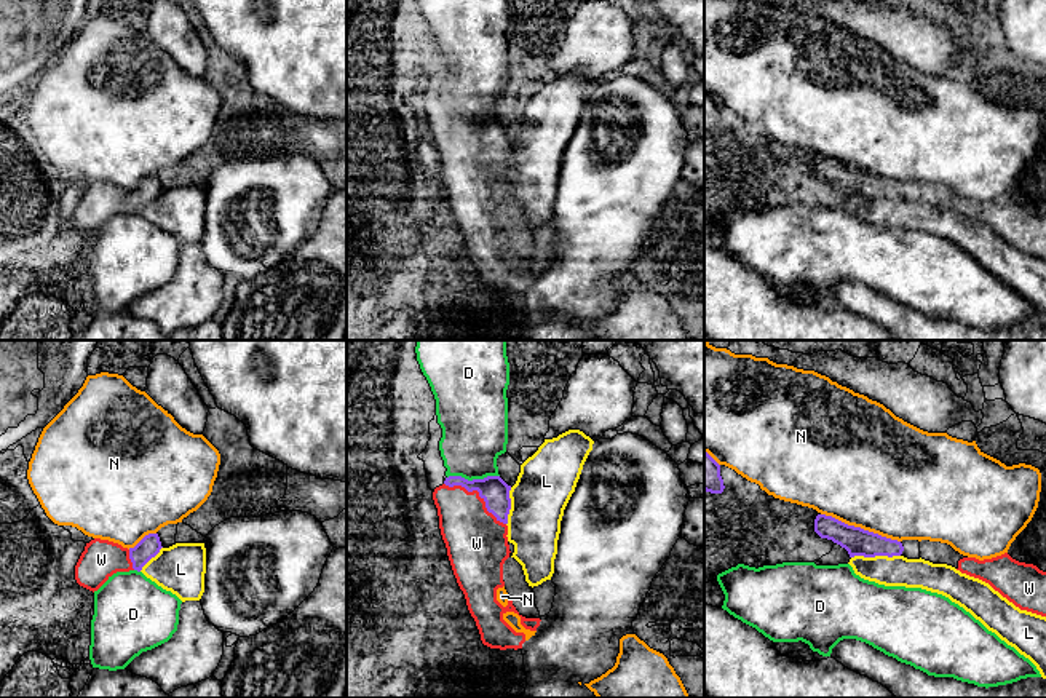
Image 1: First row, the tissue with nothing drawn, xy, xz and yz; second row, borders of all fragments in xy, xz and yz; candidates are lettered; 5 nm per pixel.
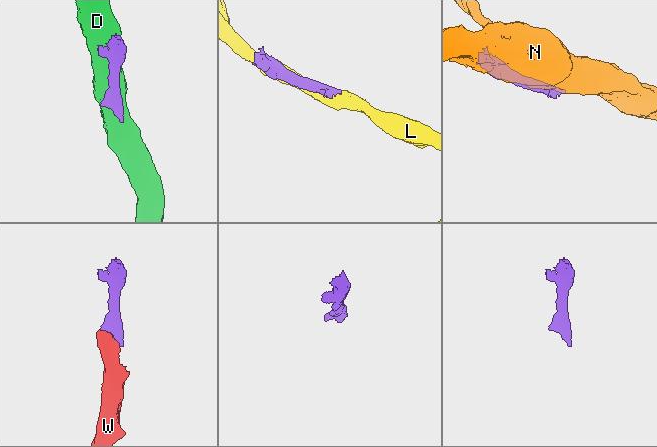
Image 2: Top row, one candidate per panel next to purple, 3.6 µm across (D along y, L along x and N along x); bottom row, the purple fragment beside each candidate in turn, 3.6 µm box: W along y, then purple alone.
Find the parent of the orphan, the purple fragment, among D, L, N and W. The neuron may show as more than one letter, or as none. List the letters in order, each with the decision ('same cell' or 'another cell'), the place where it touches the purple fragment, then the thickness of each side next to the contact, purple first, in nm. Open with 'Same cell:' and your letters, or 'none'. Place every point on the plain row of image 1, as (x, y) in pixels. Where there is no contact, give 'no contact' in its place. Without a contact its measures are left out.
Same cell: W
D: another cell | xz (473, 122) | 140/340 nm
L: another cell | yz (875, 197) | 140/160 nm
N: another cell | yz (859, 170) | 140/500 nm
W: same cell | xz (479, 136) | 140/300 nm

